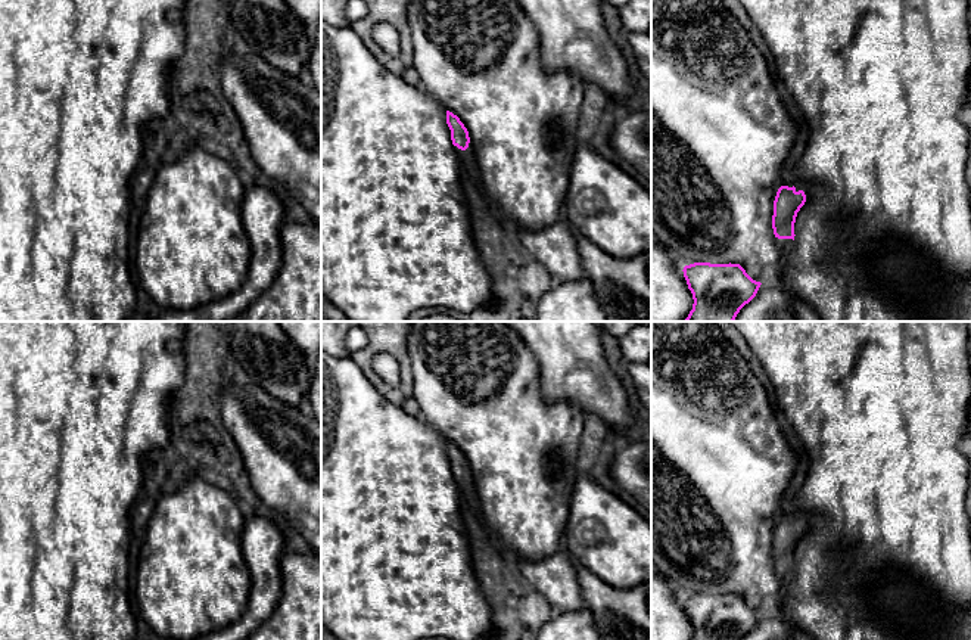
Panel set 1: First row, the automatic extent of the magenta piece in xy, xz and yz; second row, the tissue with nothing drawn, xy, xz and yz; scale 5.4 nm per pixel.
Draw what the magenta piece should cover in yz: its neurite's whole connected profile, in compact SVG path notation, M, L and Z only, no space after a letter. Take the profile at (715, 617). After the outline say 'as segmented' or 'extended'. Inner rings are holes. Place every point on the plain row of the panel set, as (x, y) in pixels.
M694 593L682 602L693 624L693 640L741 640L762 615L740 594Z; as segmented

